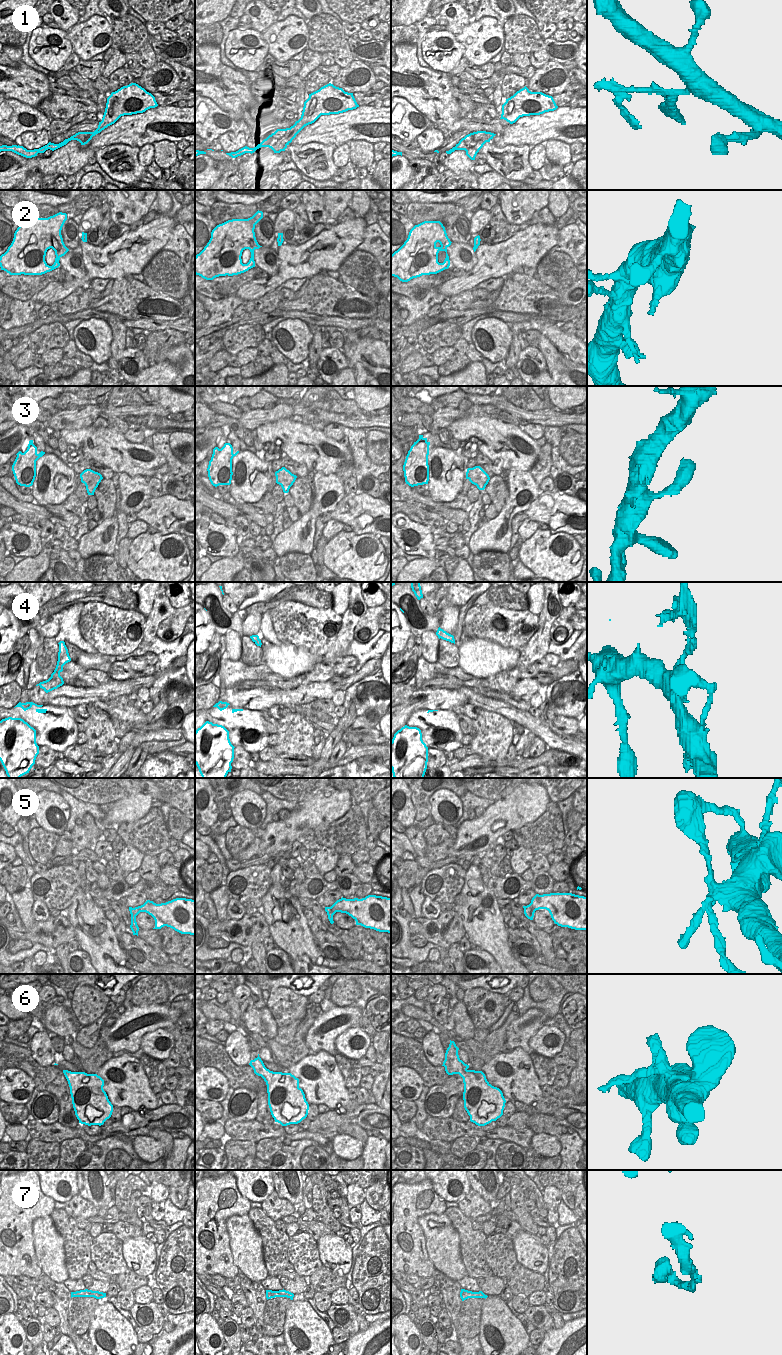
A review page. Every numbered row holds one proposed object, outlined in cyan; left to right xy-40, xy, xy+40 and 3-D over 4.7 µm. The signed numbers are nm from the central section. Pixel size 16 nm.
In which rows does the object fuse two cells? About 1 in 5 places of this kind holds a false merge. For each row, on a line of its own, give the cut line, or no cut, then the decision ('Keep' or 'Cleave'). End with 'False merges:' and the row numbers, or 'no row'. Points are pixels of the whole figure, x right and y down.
1: Split along xy (264, 140), (256, 147). Cleave
2: No split. Keep
3: No split. Keep
4: Split along xy (258, 638), (255, 642). Cleave
5: Split along xy-40 (135, 916), (131, 917). Cleave
6: Split along xy+40 (466, 1068), (454, 1073). Cleave
7: No split. Keep
False merges: 1, 4, 5, 6.

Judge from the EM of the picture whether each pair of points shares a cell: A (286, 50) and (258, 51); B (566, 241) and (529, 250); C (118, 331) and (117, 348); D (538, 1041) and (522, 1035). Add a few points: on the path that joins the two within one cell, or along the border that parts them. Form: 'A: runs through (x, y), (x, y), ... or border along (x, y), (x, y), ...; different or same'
A: border along (261, 34), (261, 37), (268, 46), (268, 52); different
B: border along (559, 230), (556, 236), (556, 243), (548, 251); different
C: runs through (118, 335), (118, 344); same
D: border along (544, 1024), (530, 1038), (528, 1046), (531, 1050); different

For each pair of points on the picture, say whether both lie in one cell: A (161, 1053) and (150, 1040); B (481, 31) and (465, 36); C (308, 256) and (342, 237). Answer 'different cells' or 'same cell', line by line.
A: same cell
B: same cell
C: same cell

